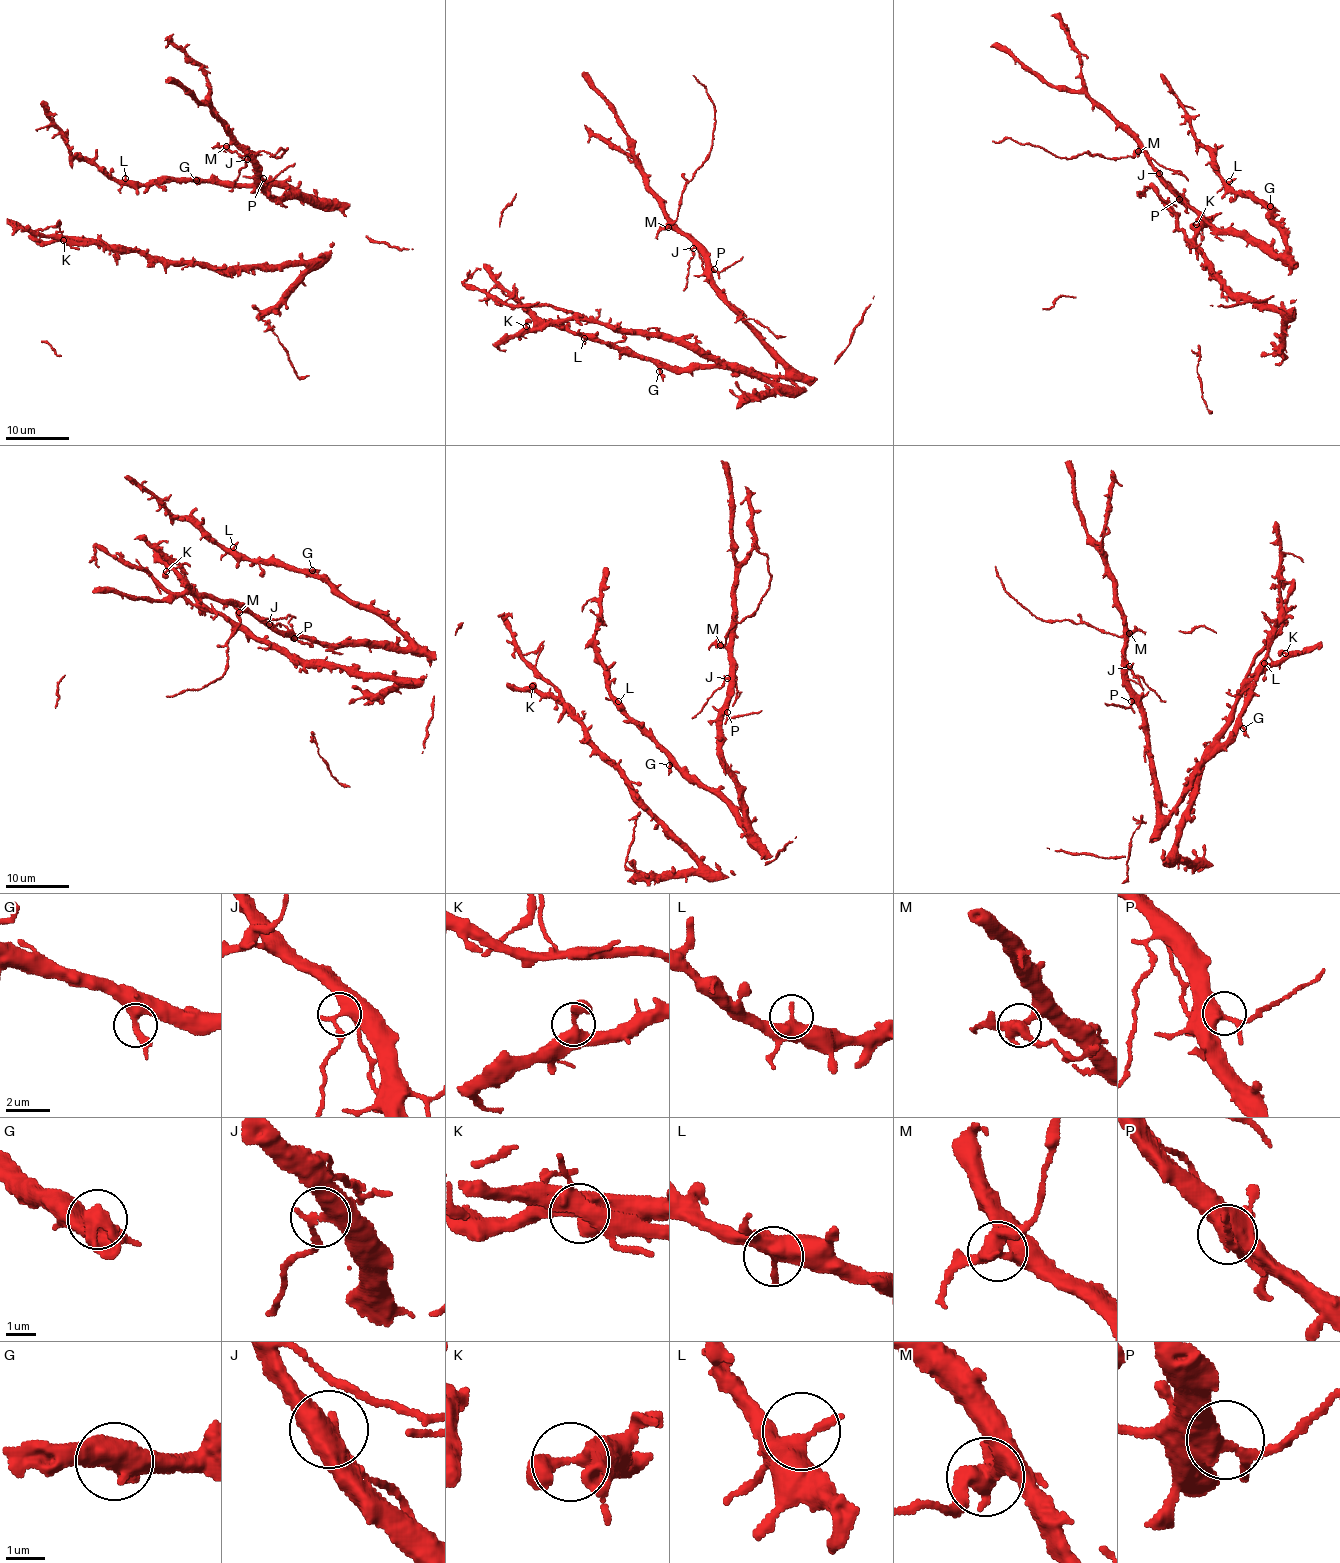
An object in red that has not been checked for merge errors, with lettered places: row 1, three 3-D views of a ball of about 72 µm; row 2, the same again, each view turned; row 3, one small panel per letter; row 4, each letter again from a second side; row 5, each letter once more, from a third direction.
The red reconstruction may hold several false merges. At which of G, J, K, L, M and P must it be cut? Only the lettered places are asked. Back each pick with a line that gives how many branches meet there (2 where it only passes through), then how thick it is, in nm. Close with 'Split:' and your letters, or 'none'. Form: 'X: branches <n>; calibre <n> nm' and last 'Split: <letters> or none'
J: branches 2; calibre 440 nm
M: branches 3; calibre 400 nm
Split: J, M

